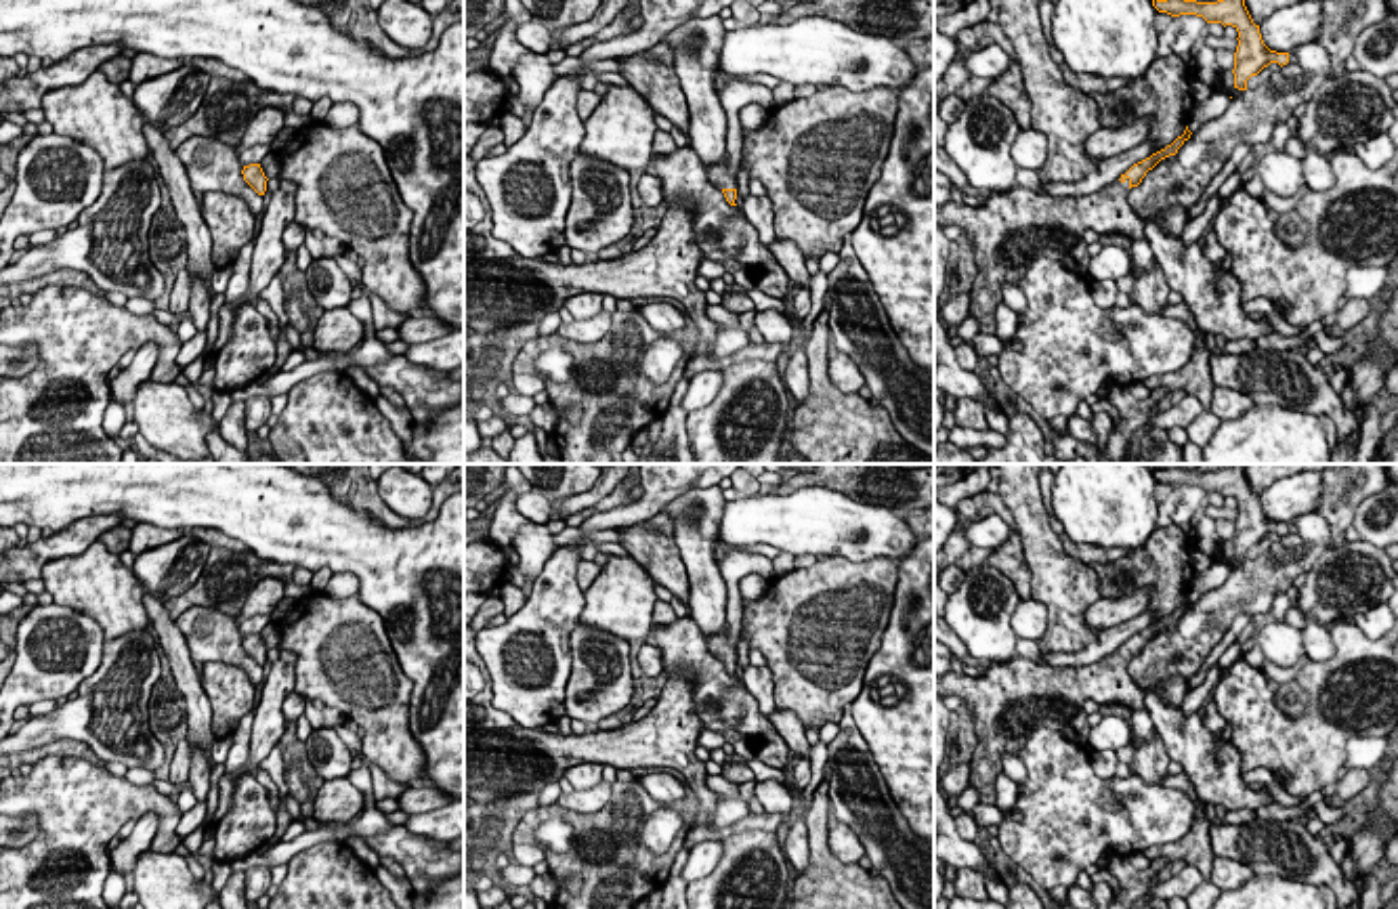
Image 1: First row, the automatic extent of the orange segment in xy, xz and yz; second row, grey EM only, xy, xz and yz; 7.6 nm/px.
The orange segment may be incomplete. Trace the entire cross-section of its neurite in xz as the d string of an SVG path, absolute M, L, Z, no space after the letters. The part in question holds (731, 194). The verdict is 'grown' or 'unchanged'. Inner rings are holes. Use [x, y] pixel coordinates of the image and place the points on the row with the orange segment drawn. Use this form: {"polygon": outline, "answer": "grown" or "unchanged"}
{"polygon": "M724 153L724 157L718 164L705 168L707 181L724 193L730 206L737 206L735 204L737 178L728 174L726 166L728 166L728 153Z", "answer": "grown"}

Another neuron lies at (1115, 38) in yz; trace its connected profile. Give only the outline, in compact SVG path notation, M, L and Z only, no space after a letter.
M1058 0L1052 36L1075 73L1144 78L1159 57L1152 0Z

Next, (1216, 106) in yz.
M1213 90L1209 99L1194 101L1188 118L1188 130L1196 132L1203 124L1217 120L1226 113L1232 99L1226 90Z

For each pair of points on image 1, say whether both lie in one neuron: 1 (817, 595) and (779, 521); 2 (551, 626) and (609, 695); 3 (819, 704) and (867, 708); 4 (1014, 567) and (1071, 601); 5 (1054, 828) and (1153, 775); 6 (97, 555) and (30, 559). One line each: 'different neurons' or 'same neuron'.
1: different neurons
2: different neurons
3: different neurons
4: different neurons
5: different neurons
6: different neurons

